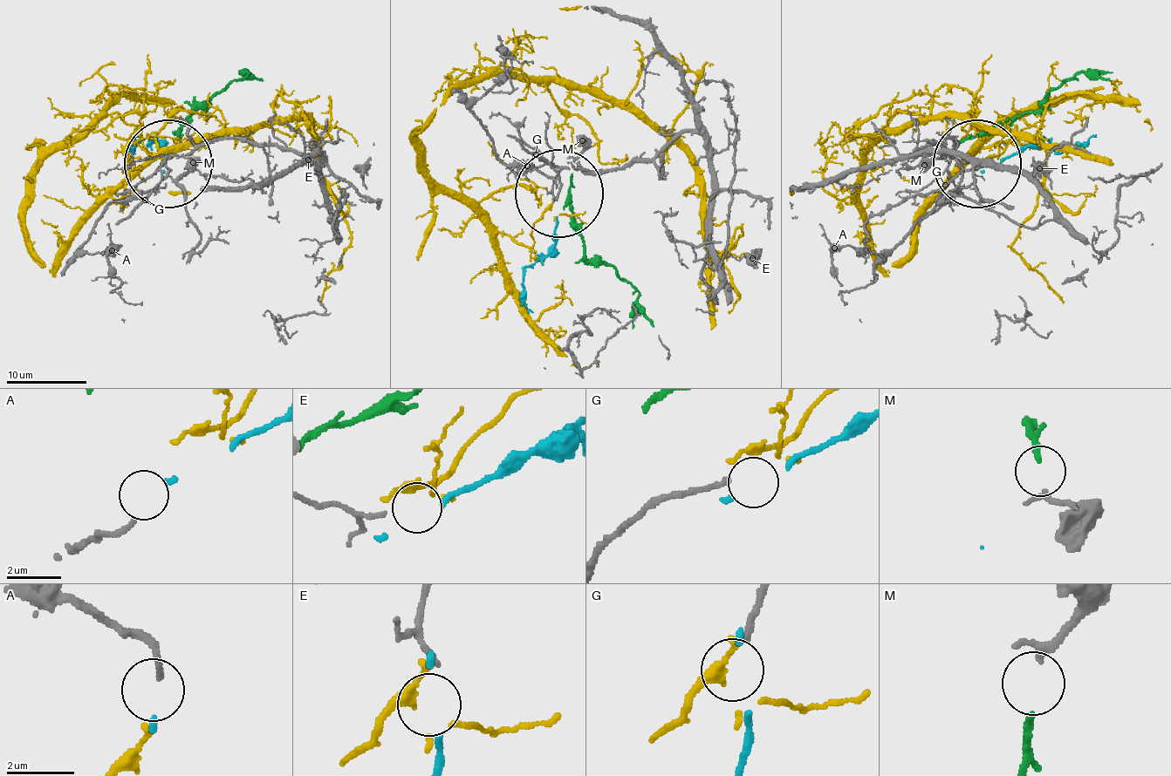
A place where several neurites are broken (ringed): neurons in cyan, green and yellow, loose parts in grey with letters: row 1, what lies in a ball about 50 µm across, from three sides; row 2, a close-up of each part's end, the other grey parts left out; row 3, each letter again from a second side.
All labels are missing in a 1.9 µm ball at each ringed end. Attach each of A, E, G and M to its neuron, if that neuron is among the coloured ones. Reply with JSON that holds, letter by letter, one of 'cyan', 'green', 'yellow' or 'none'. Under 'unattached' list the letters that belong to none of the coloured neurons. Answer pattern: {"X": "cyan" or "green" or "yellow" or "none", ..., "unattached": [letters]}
{"A": "cyan", "E": "none", "G": "none", "M": "green", "unattached": ["E", "G"]}

